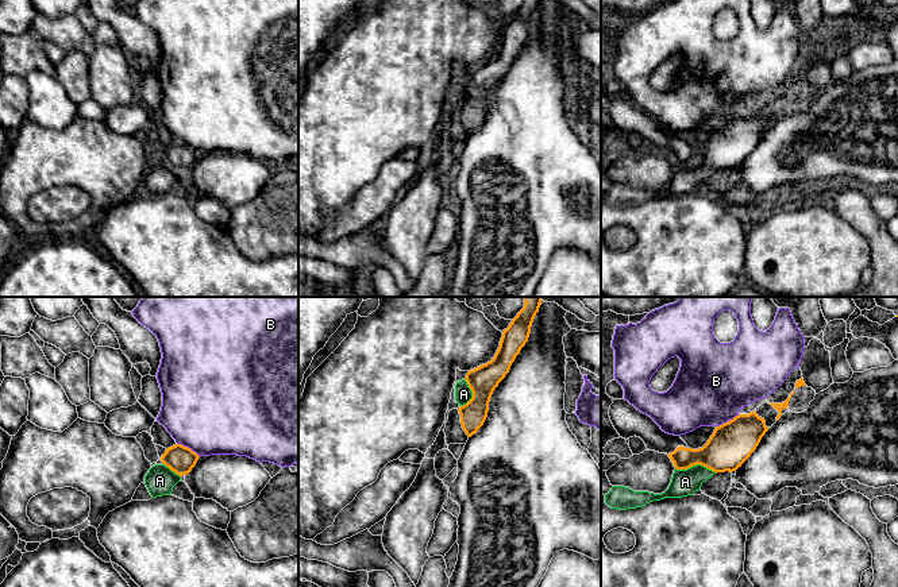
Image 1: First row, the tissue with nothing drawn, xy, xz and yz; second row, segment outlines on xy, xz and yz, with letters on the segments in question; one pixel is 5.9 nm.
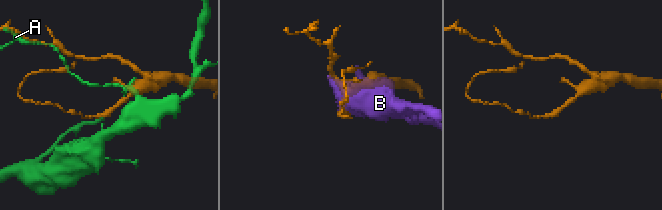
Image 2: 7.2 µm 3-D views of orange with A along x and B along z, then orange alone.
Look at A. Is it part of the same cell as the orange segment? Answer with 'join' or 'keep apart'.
join

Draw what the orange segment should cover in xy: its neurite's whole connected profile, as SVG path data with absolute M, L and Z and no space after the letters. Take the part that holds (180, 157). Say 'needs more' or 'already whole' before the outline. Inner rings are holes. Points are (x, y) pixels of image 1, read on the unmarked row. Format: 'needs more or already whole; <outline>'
needs more; M176 142L166 147L161 162L153 163L144 174L144 182L153 196L170 193L181 174L192 169L199 152L190 146Z

